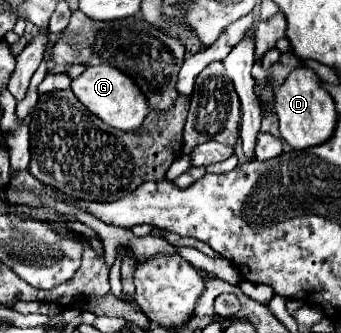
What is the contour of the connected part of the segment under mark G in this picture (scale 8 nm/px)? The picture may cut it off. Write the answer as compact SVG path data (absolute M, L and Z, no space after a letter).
M108 64L88 66L78 78L72 80L70 90L94 116L118 130L136 130L150 112L148 102L144 94L138 90L138 86L134 86L134 82L124 72L118 72L114 66Z

